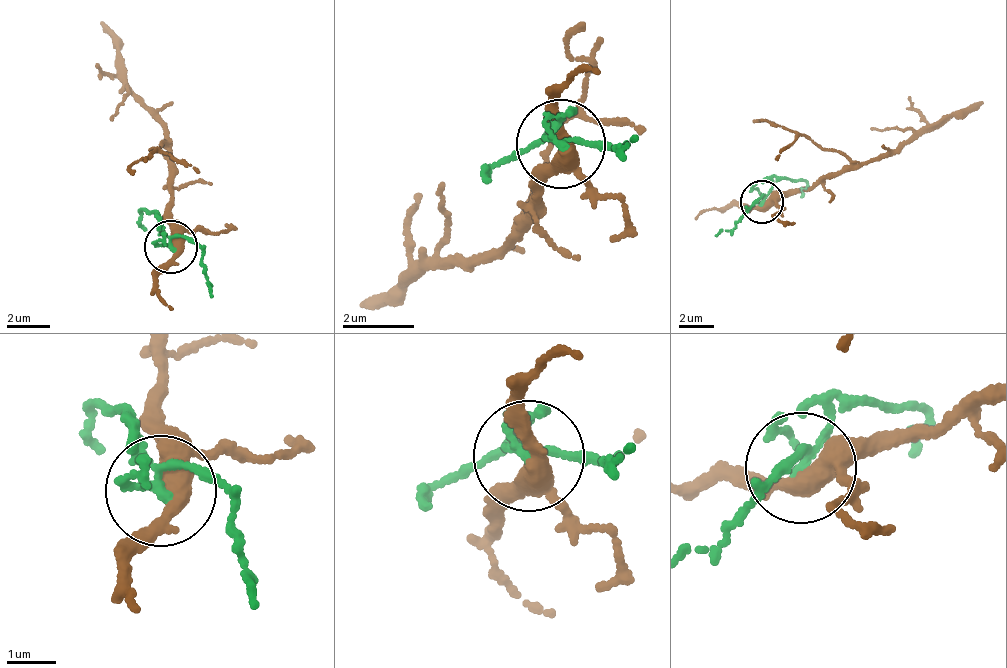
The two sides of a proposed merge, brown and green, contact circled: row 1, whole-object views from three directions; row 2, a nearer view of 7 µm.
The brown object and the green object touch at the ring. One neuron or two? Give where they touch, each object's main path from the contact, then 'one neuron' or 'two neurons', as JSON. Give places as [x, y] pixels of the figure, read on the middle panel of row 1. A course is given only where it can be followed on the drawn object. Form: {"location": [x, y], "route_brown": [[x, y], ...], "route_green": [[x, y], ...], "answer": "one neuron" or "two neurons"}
{"location": [561, 144], "route_brown": [[560, 148], [560, 171], [519, 234], [361, 300]], "route_green": [[560, 140], [608, 150], [637, 139]], "answer": "two neurons"}

